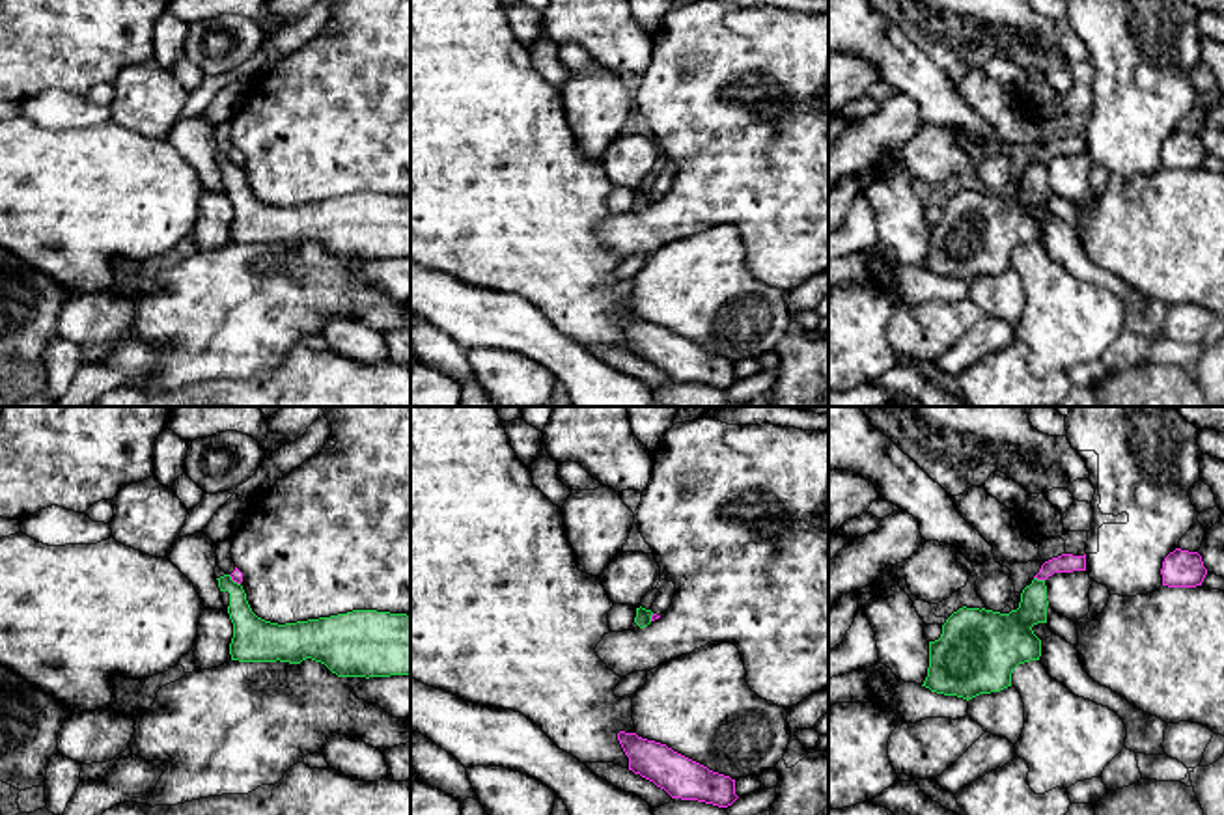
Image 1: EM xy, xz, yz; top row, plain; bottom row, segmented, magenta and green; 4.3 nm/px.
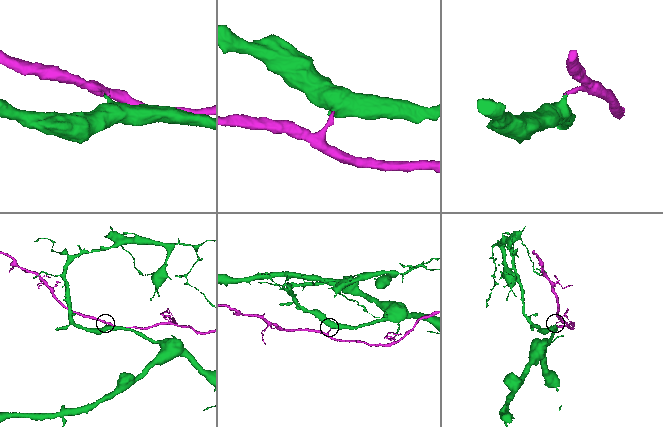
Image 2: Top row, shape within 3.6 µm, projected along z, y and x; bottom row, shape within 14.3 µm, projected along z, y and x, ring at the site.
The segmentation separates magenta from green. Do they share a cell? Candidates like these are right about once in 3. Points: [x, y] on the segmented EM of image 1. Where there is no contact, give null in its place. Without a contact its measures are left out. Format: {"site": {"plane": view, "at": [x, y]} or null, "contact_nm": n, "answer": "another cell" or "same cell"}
{"site": {"plane": "yz", "at": [1040, 579]}, "contact_nm": 50, "answer": "another cell"}

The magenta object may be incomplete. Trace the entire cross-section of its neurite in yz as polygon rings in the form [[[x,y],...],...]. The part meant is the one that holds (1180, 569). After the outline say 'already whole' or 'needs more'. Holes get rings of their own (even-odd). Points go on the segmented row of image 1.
[[[1175,548],[1162,561],[1162,586],[1168,587],[1196,587],[1202,586],[1207,569],[1198,552]]] | already whole

